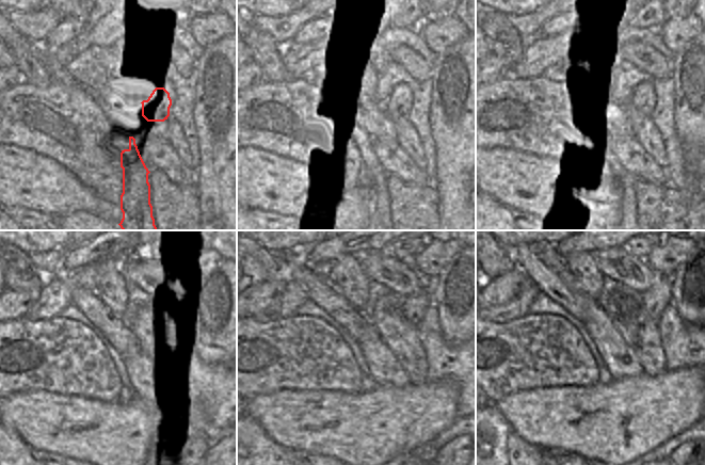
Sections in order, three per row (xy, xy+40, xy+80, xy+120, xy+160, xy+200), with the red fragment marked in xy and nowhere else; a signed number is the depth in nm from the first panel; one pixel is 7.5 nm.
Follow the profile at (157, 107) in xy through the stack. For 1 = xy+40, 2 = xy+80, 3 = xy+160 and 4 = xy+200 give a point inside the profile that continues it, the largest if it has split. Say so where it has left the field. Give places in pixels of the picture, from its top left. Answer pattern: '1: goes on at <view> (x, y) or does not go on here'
1: goes on at xy+40 (399, 105)
2: goes on at xy+80 (643, 97)
3: goes on at xy+160 (415, 305)
4: goes on at xy+200 (657, 297)

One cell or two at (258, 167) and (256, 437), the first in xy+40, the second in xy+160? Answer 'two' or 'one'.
two

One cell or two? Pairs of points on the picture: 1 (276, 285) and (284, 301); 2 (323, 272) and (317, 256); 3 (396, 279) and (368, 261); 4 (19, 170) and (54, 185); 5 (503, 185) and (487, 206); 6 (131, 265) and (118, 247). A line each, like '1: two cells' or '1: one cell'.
1: two cells
2: two cells
3: one cell
4: one cell
5: two cells
6: two cells

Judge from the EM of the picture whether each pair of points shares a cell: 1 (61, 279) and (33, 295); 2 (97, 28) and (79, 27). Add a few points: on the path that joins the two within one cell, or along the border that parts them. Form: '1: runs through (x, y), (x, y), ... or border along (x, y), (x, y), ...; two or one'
1: border along (42, 290), (37, 300), (27, 313); two
2: border along (86, 23), (85, 28), (78, 35), (65, 43); two

